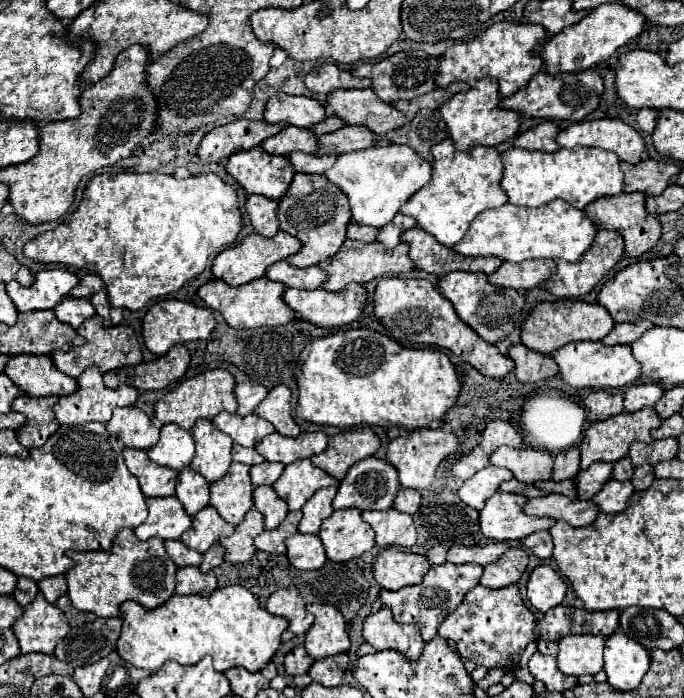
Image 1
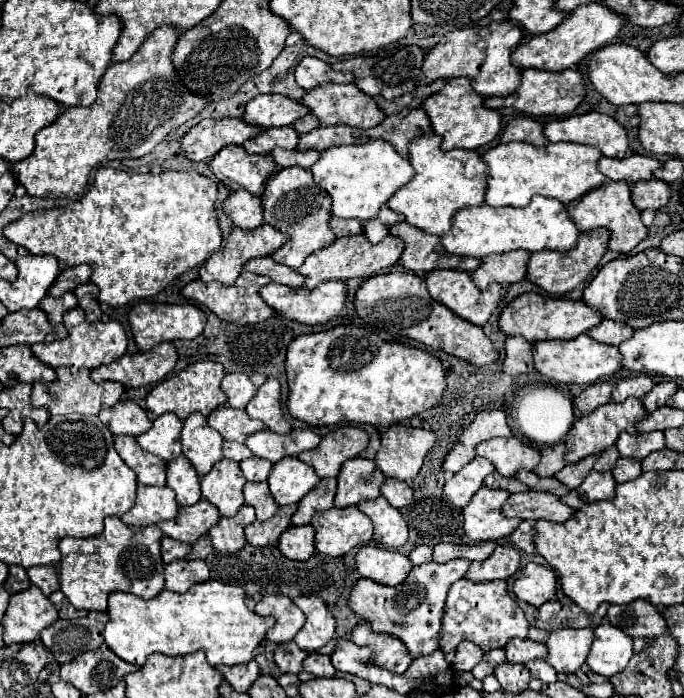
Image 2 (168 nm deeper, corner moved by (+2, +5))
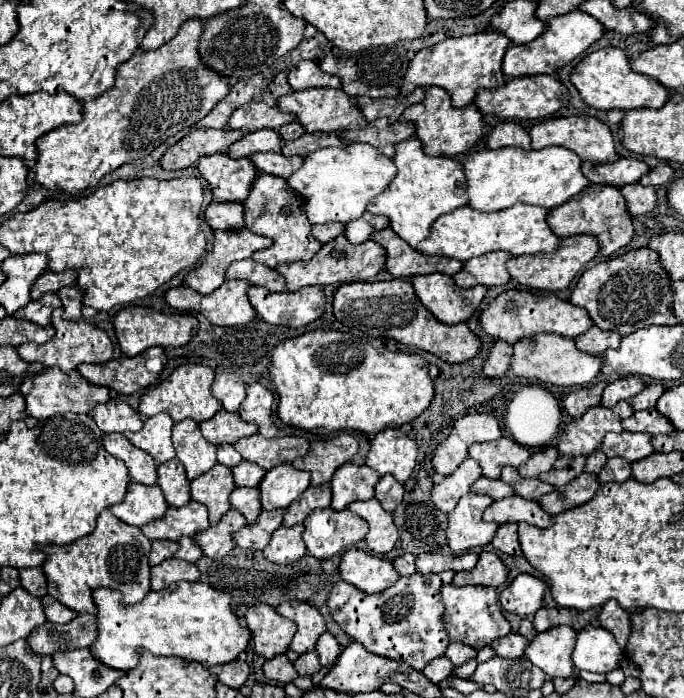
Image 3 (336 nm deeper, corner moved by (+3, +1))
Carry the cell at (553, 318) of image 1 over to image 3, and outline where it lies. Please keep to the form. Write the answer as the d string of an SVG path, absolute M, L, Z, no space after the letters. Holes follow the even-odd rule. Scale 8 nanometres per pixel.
M507 290L489 302L489 306L479 316L479 324L493 340L503 340L507 344L515 344L517 340L539 334L539 332L553 332L553 334L561 334L567 338L575 338L575 336L587 332L593 322L589 320L589 314L583 308L573 306L571 302L561 300L553 294Z

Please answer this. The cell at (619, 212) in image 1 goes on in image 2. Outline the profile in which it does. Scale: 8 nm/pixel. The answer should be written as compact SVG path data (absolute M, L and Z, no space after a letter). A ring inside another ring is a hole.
M606 182L604 186L590 190L586 196L568 204L566 208L580 232L600 226L608 228L610 230L608 248L618 254L630 254L648 236L648 226L644 226L644 222L640 220L640 210L632 204L632 190L626 182Z

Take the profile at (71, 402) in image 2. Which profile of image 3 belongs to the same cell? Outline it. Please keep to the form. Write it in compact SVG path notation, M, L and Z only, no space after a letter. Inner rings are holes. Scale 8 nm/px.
M43 368L43 372L39 374L31 374L23 380L19 392L23 394L25 398L25 412L27 416L31 418L37 418L37 420L45 420L53 414L65 414L65 412L91 412L91 408L99 402L105 402L109 400L109 390L103 388L103 386L95 386L95 384L89 384L77 370L73 370L71 374L65 374L61 372L59 368Z

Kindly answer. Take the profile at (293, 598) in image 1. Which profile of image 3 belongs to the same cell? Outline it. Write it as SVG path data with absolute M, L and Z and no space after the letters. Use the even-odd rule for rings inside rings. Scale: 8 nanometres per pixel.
M255 604L245 612L245 620L253 636L255 654L269 660L289 648L289 640L293 638L295 628L289 624L289 620L281 620L275 608L267 604Z

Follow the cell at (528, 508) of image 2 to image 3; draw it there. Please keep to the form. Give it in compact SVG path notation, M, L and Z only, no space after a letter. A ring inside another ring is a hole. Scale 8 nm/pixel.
M517 494L493 502L485 510L483 520L485 522L497 522L497 524L527 522L527 524L537 526L537 528L545 528L545 526L553 524L551 516L547 512L543 512L541 506L535 500L525 500L525 498L517 496Z

